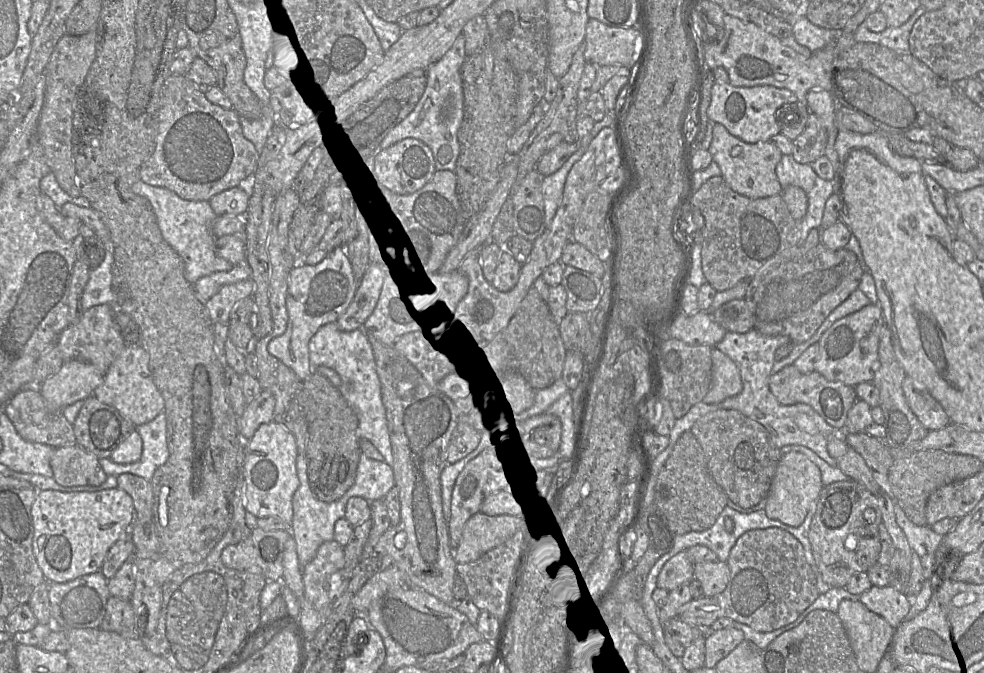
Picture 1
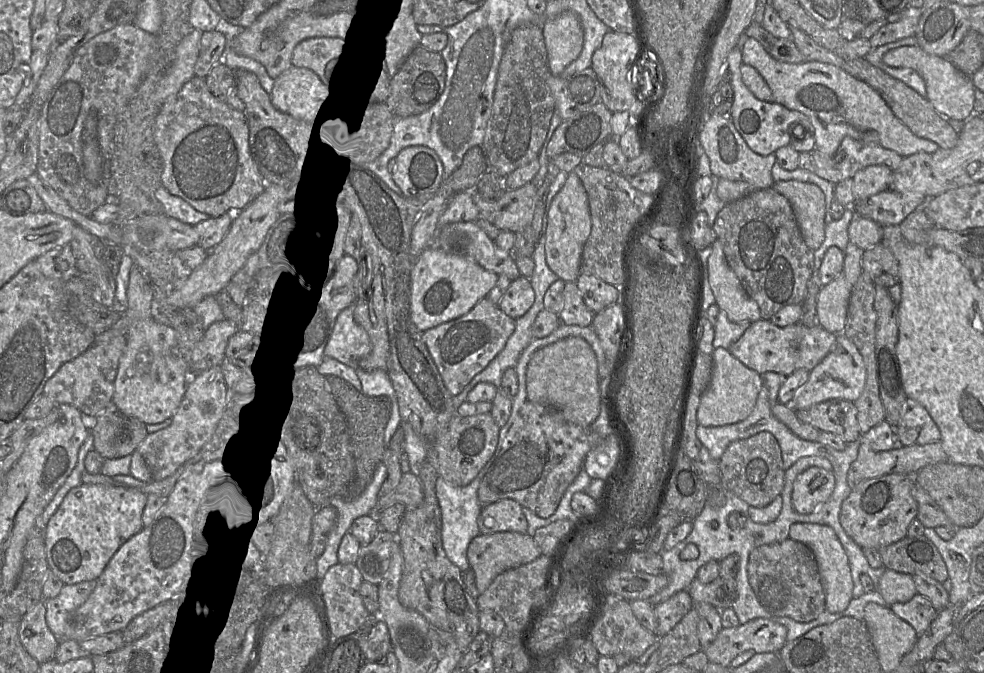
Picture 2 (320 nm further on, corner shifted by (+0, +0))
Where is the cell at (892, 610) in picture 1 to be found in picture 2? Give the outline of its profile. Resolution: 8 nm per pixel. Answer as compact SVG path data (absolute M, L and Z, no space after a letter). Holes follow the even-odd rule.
M919 594L908 602L895 603L889 607L895 615L914 628L918 637L927 631L938 614L931 601Z

